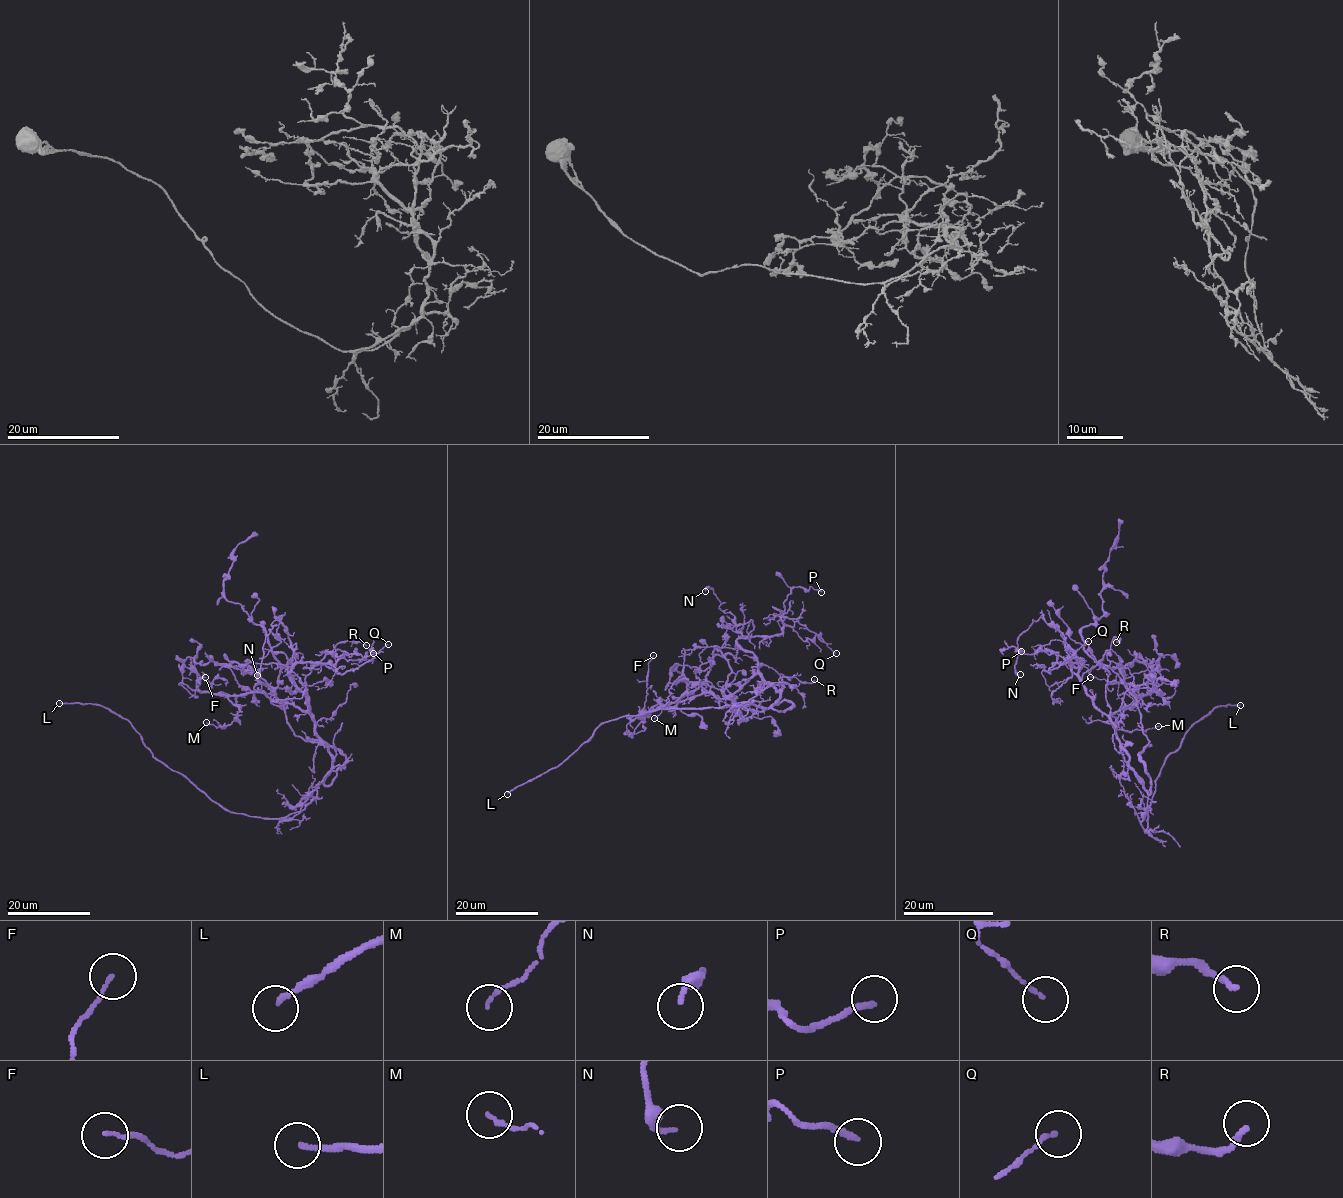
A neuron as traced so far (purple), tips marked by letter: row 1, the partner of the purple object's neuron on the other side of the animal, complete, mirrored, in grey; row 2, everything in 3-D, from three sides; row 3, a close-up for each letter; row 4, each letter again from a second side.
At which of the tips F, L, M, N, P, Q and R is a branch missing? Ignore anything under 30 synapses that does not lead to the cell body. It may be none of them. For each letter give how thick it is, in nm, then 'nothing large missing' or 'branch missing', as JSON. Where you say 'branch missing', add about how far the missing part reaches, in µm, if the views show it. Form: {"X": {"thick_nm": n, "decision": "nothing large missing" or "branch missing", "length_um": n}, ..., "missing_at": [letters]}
{"F": {"thick_nm": 110, "decision": "nothing large missing"}, "L": {"thick_nm": 150, "decision": "branch missing", "length_um": 35}, "M": {"thick_nm": 110, "decision": "nothing large missing"}, "N": {"thick_nm": 190, "decision": "nothing large missing"}, "P": {"thick_nm": 180, "decision": "nothing large missing"}, "Q": {"thick_nm": 110, "decision": "nothing large missing"}, "R": {"thick_nm": 160, "decision": "nothing large missing"}, "missing_at": ["L"]}

